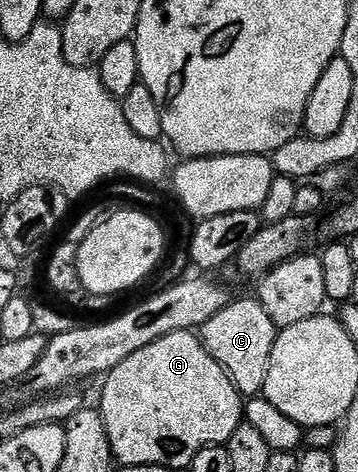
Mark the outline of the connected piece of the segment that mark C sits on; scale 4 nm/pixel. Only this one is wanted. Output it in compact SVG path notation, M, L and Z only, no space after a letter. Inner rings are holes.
M257 297L234 298L199 329L199 338L207 353L211 353L211 357L219 361L242 397L257 397L264 392L271 353L275 349L278 334L279 329L273 324L271 317L267 317L267 309L263 309L261 300Z

